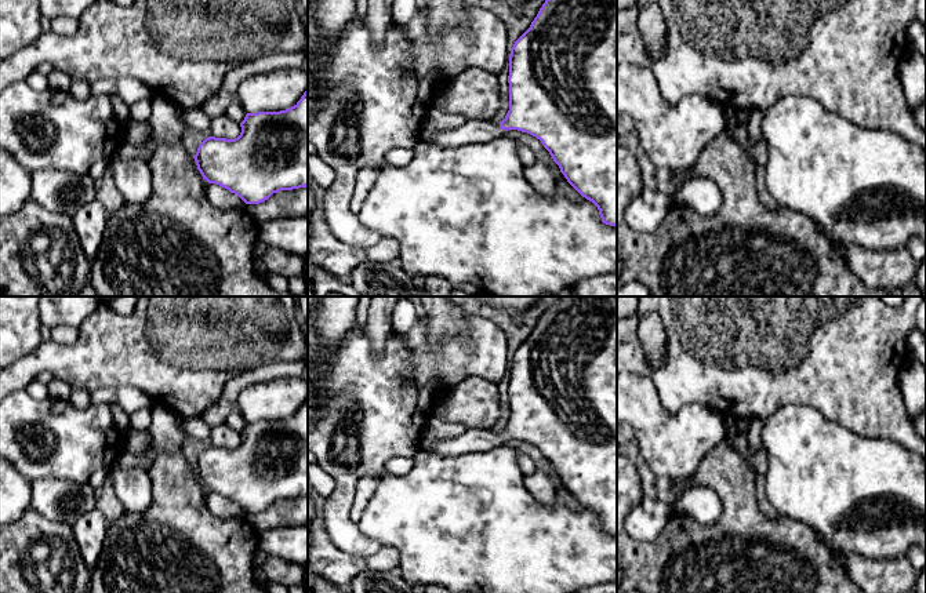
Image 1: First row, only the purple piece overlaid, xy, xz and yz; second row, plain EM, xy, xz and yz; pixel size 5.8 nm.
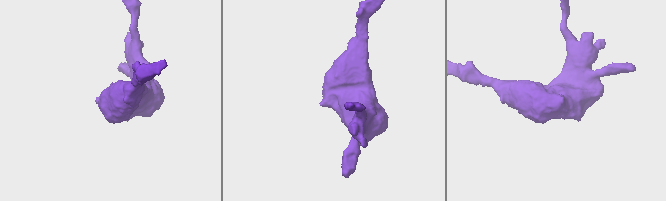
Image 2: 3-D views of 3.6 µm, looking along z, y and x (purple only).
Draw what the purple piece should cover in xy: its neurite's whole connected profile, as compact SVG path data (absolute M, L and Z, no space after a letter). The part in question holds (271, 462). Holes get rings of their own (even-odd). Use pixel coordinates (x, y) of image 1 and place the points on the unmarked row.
M308 399L290 418L247 422L235 448L206 447L193 465L208 492L237 503L246 513L259 513L280 499L308 495Z

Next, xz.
M562 296L545 309L530 336L515 350L509 364L509 419L501 432L466 430L464 434L436 441L428 451L436 455L455 456L476 451L489 451L508 439L527 441L541 450L567 491L587 509L592 510L602 531L617 535L617 296Z

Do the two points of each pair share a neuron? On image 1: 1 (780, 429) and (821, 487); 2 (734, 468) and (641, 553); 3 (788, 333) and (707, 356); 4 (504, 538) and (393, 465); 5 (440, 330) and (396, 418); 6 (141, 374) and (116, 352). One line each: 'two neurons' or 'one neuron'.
1: one neuron
2: one neuron
3: one neuron
4: two neurons
5: two neurons
6: one neuron

